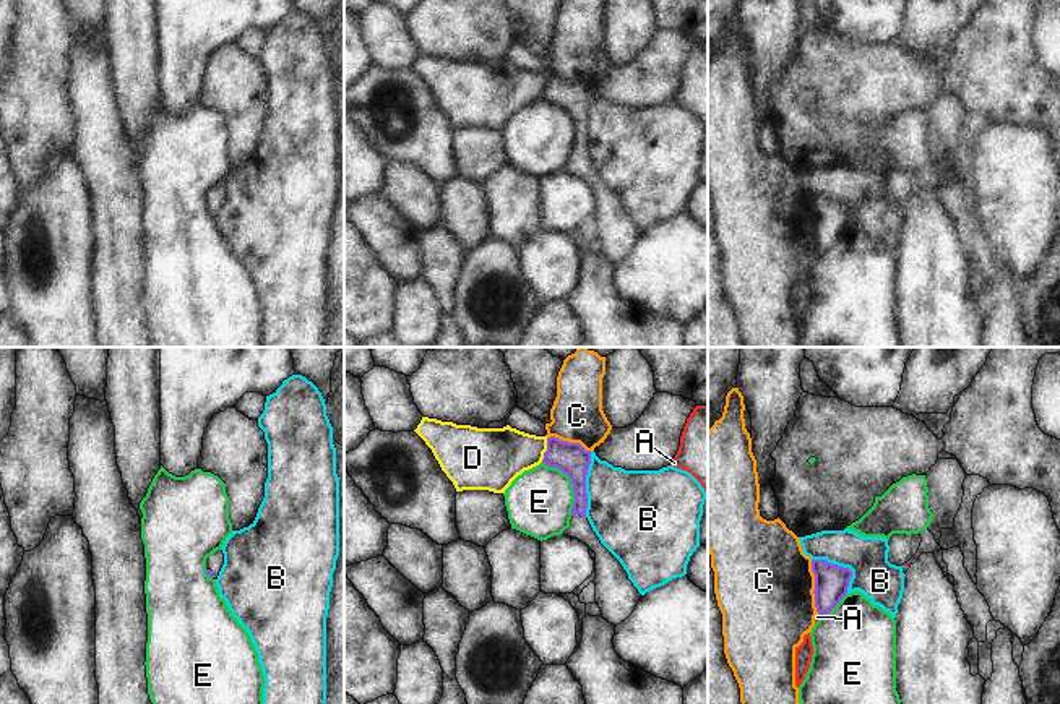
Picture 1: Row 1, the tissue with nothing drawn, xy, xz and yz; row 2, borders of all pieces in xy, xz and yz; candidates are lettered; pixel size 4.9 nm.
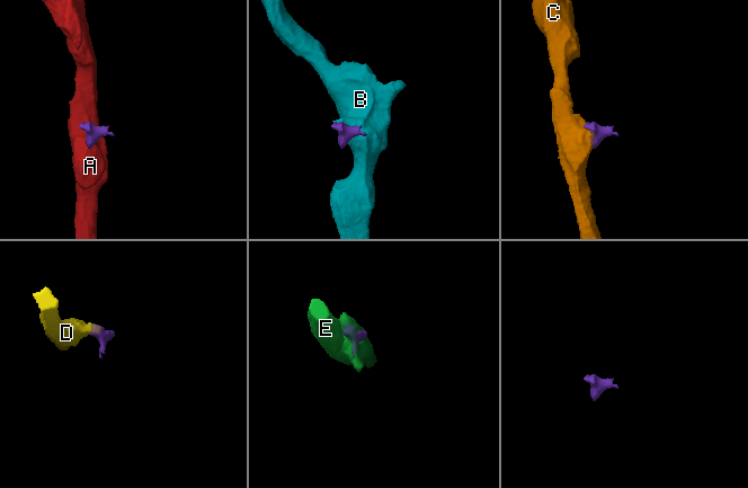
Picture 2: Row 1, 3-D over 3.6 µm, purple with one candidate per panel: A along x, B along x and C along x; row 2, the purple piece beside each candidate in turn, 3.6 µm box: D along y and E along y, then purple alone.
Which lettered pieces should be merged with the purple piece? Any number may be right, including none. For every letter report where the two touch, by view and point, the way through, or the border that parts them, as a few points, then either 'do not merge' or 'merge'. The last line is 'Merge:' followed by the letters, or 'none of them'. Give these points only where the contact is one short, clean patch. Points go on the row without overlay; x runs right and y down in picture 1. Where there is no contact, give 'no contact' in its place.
A: contact yz (820, 252); border yz (818, 250), (822, 253); do not merge
B: contact xz (585, 120); do not merge
C: contact yz (815, 224); border yz (810, 197), (814, 242), (818, 250); do not merge
D: contact xz (547, 86); border xz (547, 75), (547, 85), (541, 98); do not merge
E: contact xz (572, 119); do not merge
Merge: none of them

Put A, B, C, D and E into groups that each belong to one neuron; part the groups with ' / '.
A / B / C / D / E

